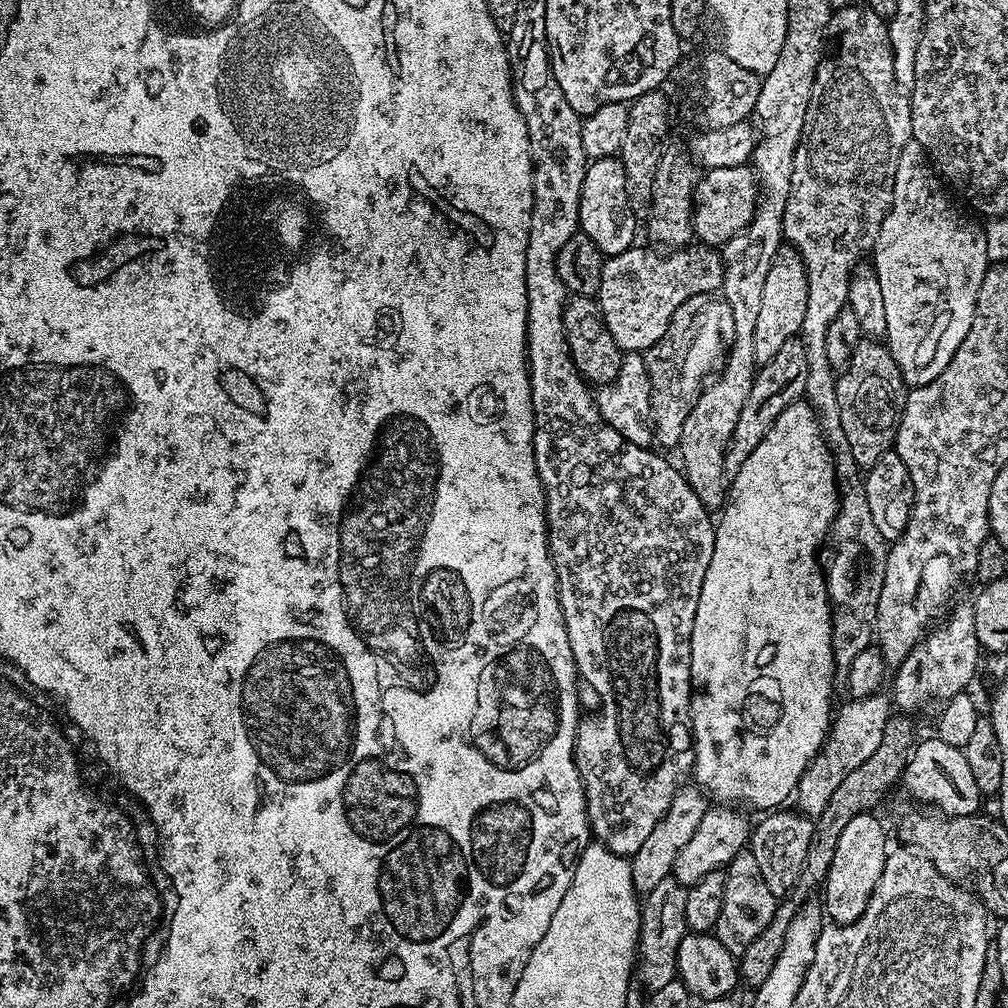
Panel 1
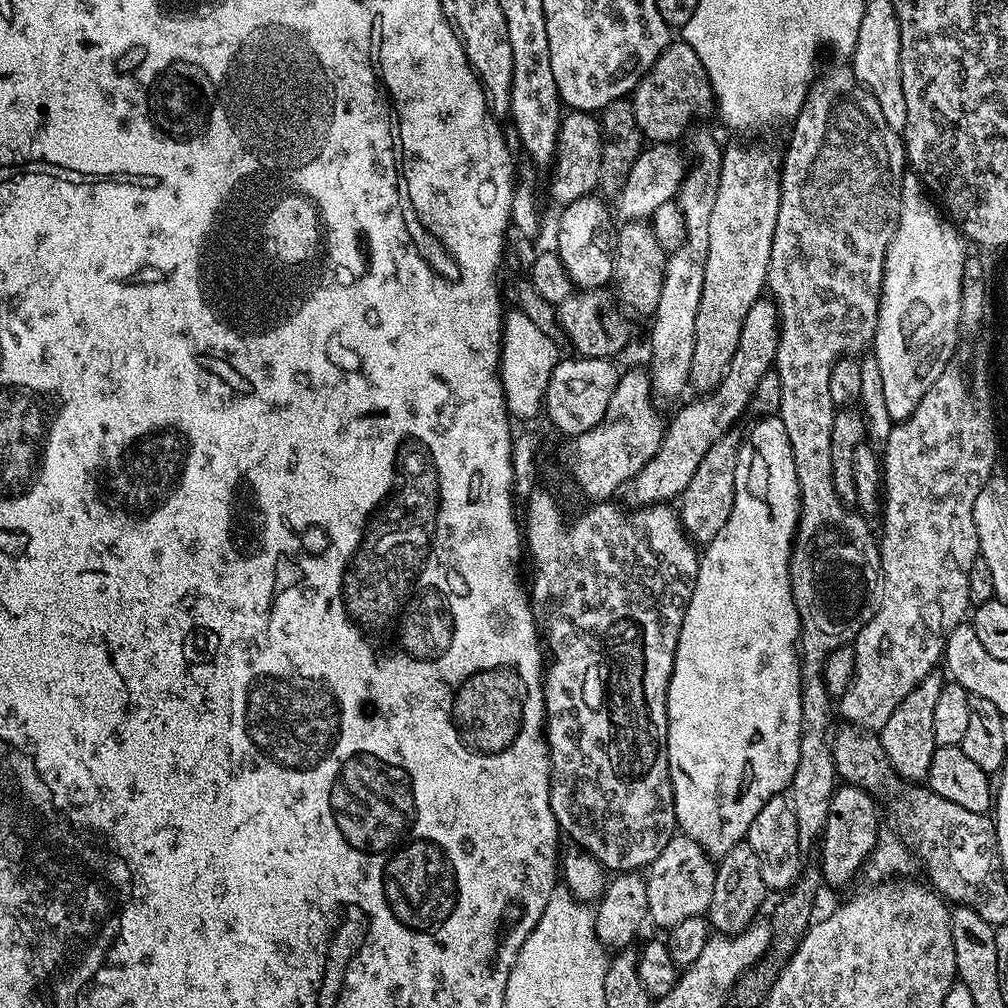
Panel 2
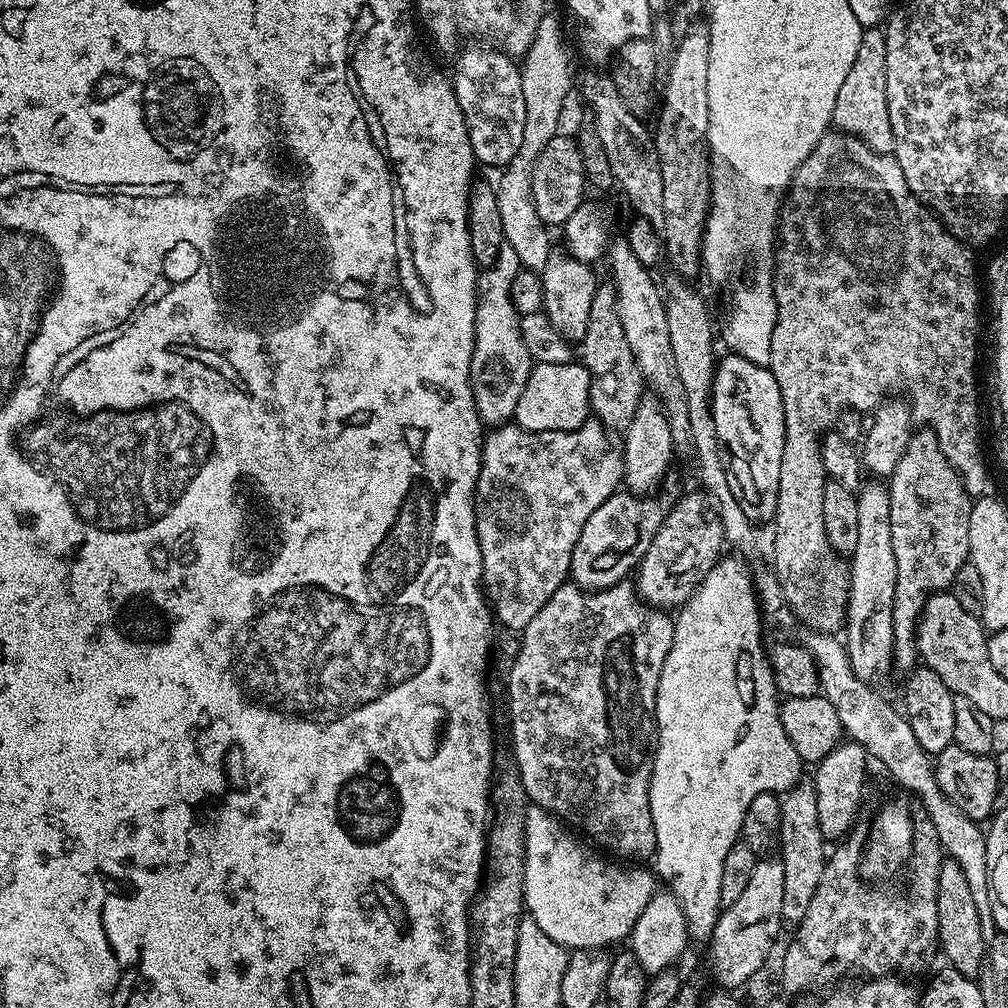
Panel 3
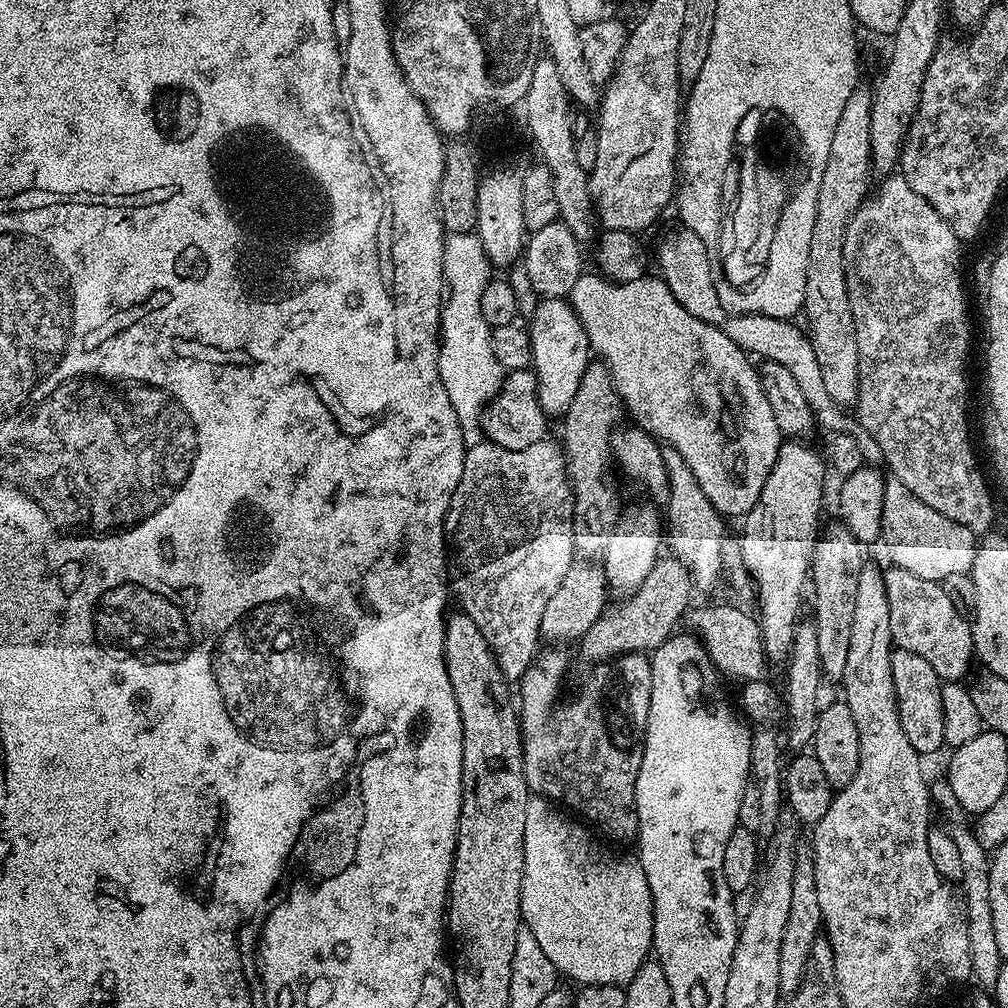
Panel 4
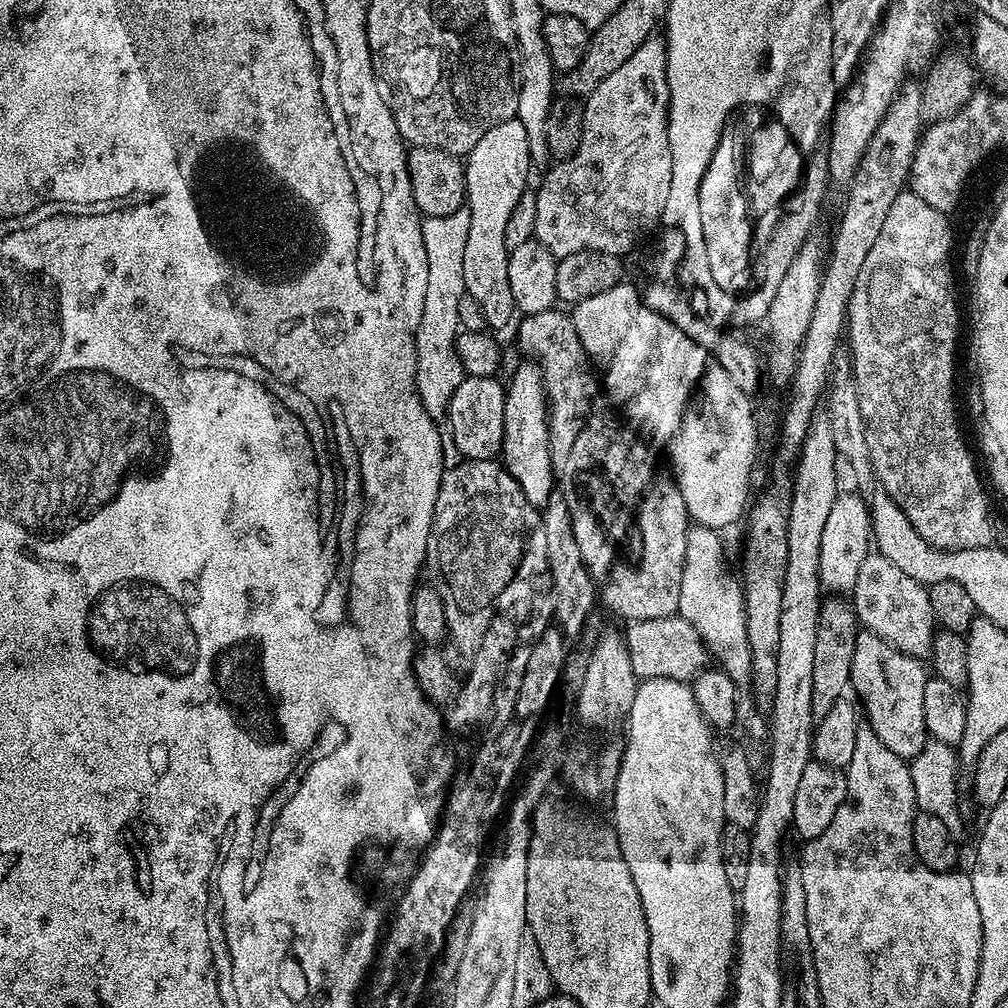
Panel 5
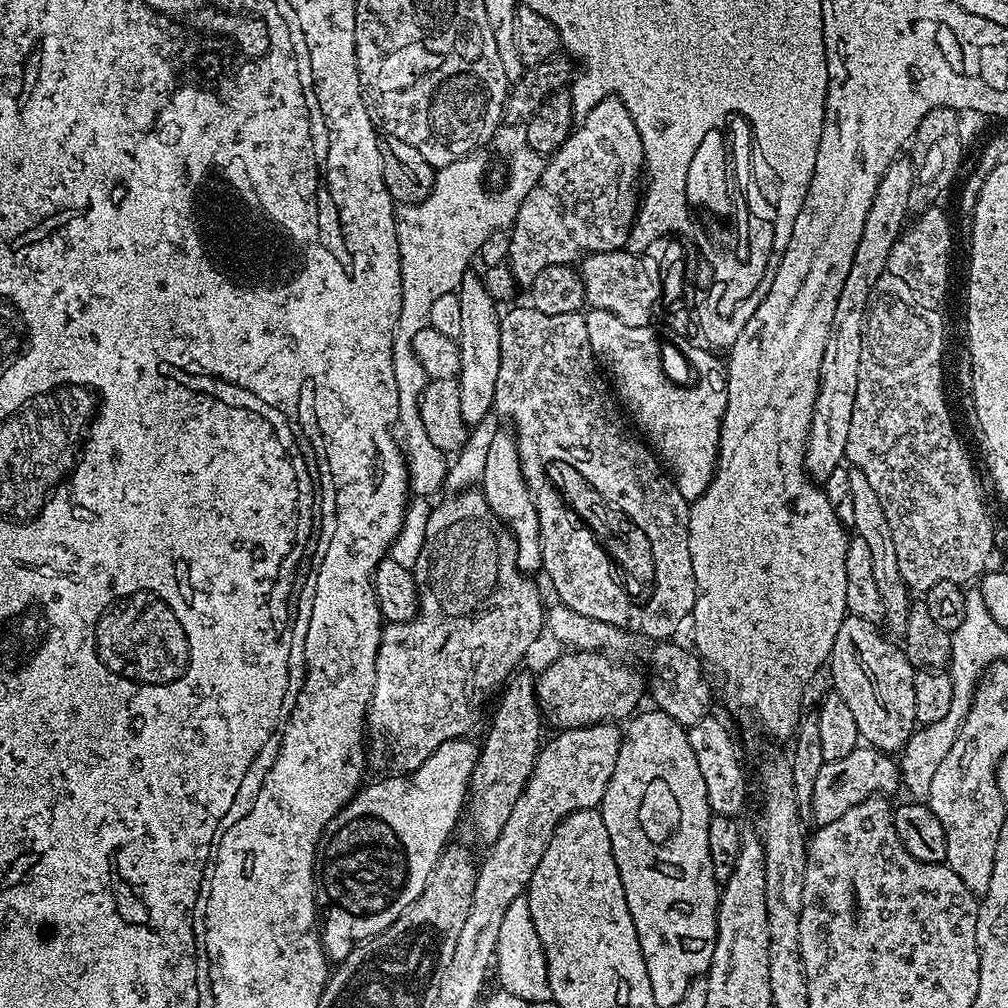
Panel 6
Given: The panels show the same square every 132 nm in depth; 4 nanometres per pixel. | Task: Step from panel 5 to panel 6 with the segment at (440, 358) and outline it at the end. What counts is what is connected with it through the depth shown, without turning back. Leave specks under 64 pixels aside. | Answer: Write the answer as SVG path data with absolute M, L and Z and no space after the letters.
M521 146L508 164L508 181L504 189L488 192L484 185L484 154L477 150L439 169L429 196L417 204L401 207L396 213L402 310L392 354L396 361L394 378L398 382L398 415L401 412L420 412L420 399L429 382L412 343L420 330L429 327L430 306L434 306L434 301L442 298L442 294L457 291L464 274L469 271L468 263L474 260L488 235L511 225L520 203L526 194L530 194L530 190L534 190L546 163L545 157L527 146Z

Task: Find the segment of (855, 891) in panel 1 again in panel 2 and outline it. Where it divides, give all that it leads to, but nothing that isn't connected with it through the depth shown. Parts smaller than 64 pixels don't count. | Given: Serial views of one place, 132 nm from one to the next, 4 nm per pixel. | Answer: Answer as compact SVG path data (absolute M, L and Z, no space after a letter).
M841 783L835 789L829 802L829 816L824 826L822 839L818 844L820 861L818 867L825 885L840 888L848 884L863 869L864 861L876 848L876 804L873 793L856 784Z

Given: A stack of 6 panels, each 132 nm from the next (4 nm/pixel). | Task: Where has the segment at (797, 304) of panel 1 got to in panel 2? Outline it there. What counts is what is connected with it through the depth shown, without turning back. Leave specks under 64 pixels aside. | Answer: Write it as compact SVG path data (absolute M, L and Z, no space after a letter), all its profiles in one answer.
M761 298L750 306L750 314L746 314L746 322L742 326L742 334L738 334L738 350L734 350L734 358L730 358L730 366L726 366L726 374L722 382L710 394L701 395L700 400L692 400L685 408L676 412L676 417L664 431L660 440L660 449L646 462L646 466L630 481L632 496L640 506L672 502L681 497L690 486L702 458L719 439L733 431L734 423L740 415L749 411L749 404L755 388L767 372L773 371L776 362L776 351L780 341L780 313L776 311L776 301Z

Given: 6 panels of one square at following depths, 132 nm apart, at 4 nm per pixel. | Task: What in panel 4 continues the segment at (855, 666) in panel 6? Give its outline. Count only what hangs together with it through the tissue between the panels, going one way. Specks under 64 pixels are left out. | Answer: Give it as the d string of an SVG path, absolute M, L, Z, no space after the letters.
M903 650L893 651L892 677L896 691L896 709L902 722L902 730L910 740L910 746L921 757L928 758L931 752L945 747L942 734L942 681L934 674L934 666L926 662L926 658L918 658L918 654L910 654Z

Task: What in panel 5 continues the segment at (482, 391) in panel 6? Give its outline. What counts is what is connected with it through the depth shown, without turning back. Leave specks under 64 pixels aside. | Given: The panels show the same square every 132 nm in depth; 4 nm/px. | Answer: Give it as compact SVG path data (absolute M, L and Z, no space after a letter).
M516 117L491 127L464 160L465 205L470 216L470 229L463 250L462 278L465 293L482 306L485 325L492 330L513 323L516 303L510 291L509 249L505 246L507 219L524 191L532 171L529 143L522 122Z

